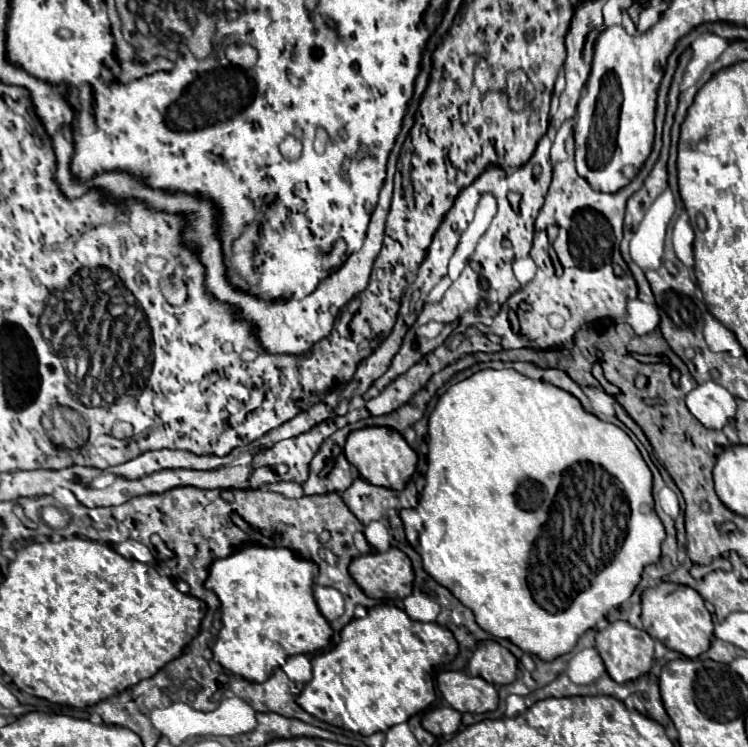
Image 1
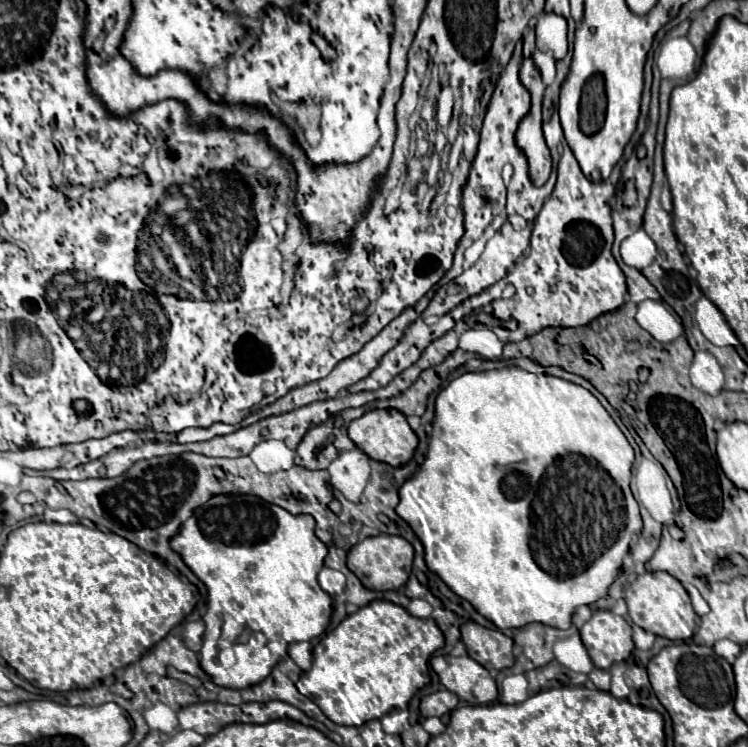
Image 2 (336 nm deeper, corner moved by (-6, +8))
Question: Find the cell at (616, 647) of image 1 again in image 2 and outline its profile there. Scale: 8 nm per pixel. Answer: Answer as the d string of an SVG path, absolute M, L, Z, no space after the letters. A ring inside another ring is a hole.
M594 611L580 629L580 639L598 669L610 669L612 663L628 659L634 651L632 627L610 611Z

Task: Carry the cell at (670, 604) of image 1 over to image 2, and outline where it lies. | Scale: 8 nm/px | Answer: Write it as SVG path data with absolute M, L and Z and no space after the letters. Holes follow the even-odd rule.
M646 571L644 575L634 577L624 593L626 593L628 615L634 625L672 641L686 641L692 637L698 615L694 613L690 605L690 597L678 579L670 577L664 571L658 571L658 573Z

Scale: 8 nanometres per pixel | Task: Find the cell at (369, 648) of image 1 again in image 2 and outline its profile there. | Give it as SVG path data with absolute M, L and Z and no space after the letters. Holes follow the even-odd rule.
M372 601L348 615L334 631L318 641L314 647L312 669L300 675L296 687L302 695L310 697L332 723L360 727L370 719L380 719L392 709L408 709L412 695L430 683L428 661L440 647L444 647L444 635L432 619L410 617L404 607L390 601Z

